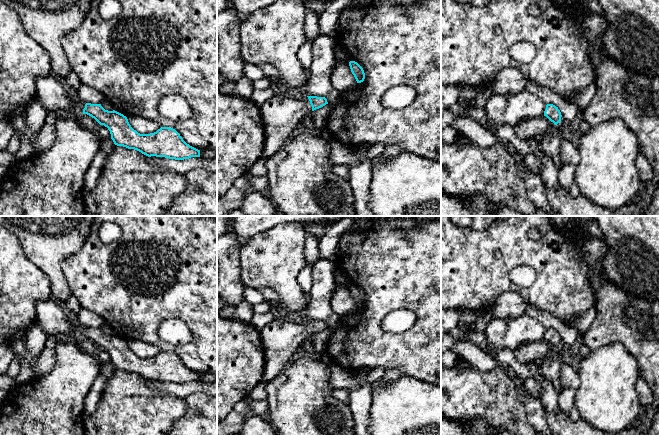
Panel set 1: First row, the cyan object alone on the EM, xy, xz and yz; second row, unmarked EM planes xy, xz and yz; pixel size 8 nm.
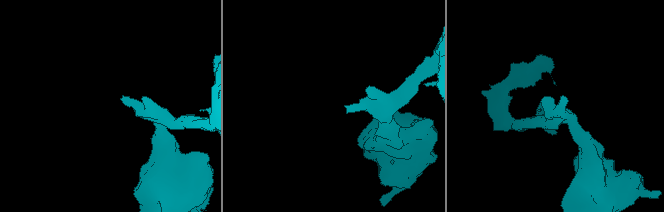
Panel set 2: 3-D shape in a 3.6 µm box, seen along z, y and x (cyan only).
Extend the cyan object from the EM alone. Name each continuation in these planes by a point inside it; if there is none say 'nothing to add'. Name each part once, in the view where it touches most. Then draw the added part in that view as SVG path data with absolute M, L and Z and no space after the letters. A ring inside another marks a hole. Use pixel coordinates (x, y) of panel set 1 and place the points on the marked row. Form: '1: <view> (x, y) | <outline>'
1: xz (281, 114) | M277 91L260 107L265 126L265 144L261 158L275 155L290 139L291 134L310 115L312 106L307 96Z

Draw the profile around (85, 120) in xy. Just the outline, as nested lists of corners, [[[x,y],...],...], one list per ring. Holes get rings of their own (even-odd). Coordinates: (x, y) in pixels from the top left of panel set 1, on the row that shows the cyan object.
[[[83,113],[78,115],[78,120],[83,127],[95,132],[100,125],[94,118]]]

